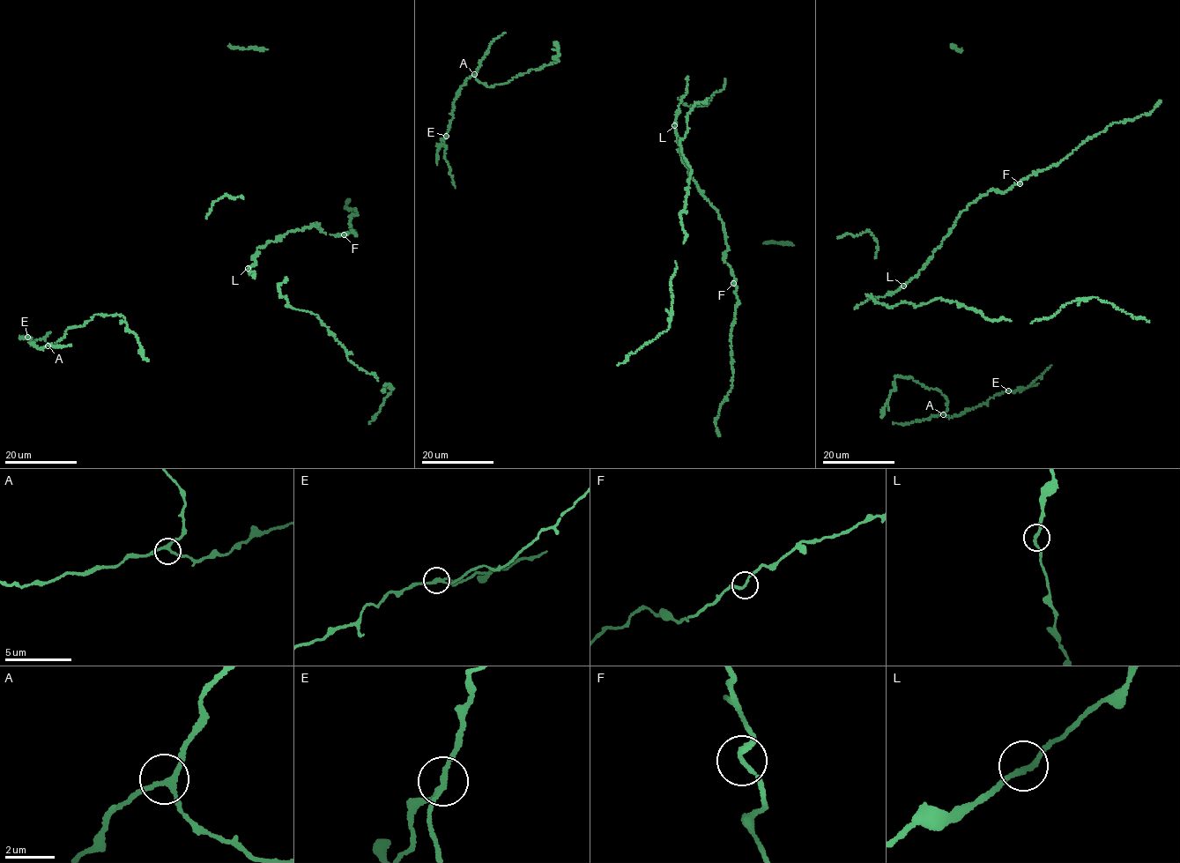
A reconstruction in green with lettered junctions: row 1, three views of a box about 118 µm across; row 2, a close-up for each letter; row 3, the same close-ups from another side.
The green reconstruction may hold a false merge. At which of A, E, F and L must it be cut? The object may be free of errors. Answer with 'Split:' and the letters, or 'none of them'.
Split: E

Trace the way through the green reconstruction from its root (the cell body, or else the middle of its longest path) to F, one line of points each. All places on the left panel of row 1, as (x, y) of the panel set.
F: (248, 268), (256, 263), (257, 249), (290, 232), (316, 226), (316, 223), (326, 234), (344, 234)

